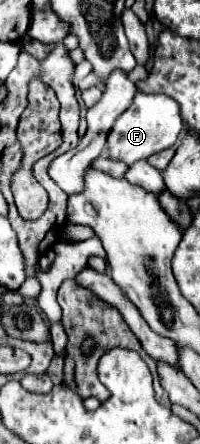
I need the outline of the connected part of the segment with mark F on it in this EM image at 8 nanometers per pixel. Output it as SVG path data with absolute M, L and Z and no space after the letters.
M136 94L132 106L124 114L120 114L108 134L108 156L128 166L136 160L146 160L150 154L174 146L178 134L182 132L182 126L180 106L176 104L176 100L158 94Z

